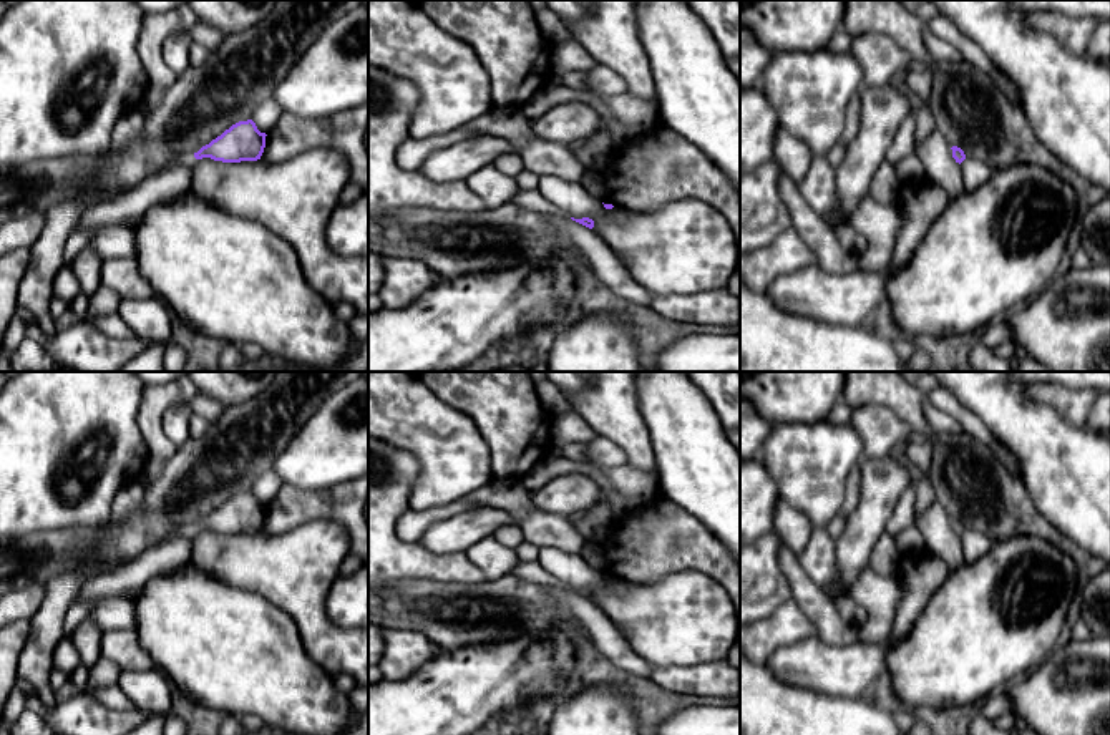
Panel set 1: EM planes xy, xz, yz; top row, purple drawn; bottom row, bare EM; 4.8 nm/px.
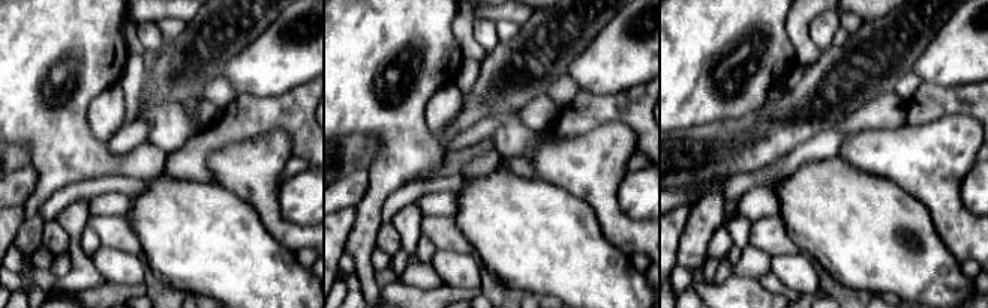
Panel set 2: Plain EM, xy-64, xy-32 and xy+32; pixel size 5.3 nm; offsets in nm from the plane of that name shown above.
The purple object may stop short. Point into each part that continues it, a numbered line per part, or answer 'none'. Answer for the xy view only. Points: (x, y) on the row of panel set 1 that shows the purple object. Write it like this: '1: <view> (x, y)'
1: xy (183, 158)

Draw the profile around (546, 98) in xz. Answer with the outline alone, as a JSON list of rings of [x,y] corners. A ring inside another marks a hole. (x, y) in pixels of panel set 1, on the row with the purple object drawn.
[[[544,86],[539,93],[529,98],[519,110],[528,118],[529,123],[534,123],[556,105],[569,101],[584,101],[586,105],[594,108],[604,121],[609,123],[612,148],[616,149],[629,148],[632,144],[639,144],[649,138],[655,138],[660,134],[659,123],[654,124],[622,123],[614,116],[614,113],[602,98],[592,93],[584,93],[566,86],[561,88]]]

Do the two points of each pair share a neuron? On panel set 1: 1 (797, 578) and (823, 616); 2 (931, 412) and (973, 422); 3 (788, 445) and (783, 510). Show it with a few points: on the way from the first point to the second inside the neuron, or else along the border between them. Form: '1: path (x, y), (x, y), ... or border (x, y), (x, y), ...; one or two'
1: path (803, 588), (817, 606); one
2: border (926, 397), (949, 413), (968, 433); two
3: border (780, 496), (813, 525); two

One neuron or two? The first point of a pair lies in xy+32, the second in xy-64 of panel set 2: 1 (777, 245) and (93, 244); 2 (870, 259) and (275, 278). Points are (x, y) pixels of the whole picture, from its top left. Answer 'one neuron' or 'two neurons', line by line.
1: two neurons
2: one neuron

